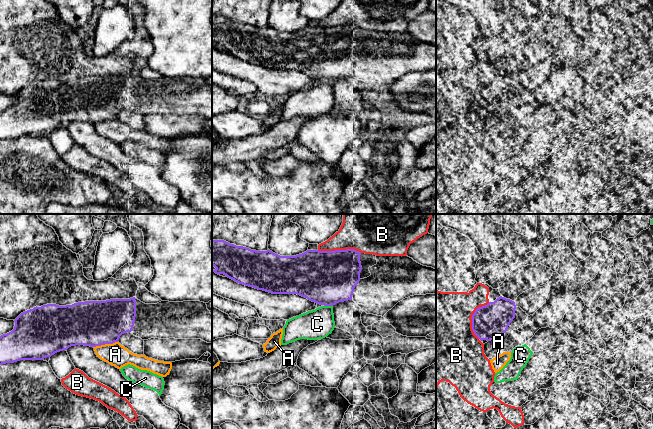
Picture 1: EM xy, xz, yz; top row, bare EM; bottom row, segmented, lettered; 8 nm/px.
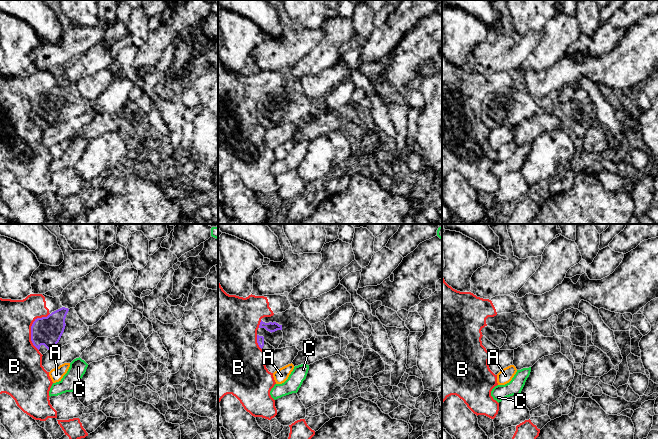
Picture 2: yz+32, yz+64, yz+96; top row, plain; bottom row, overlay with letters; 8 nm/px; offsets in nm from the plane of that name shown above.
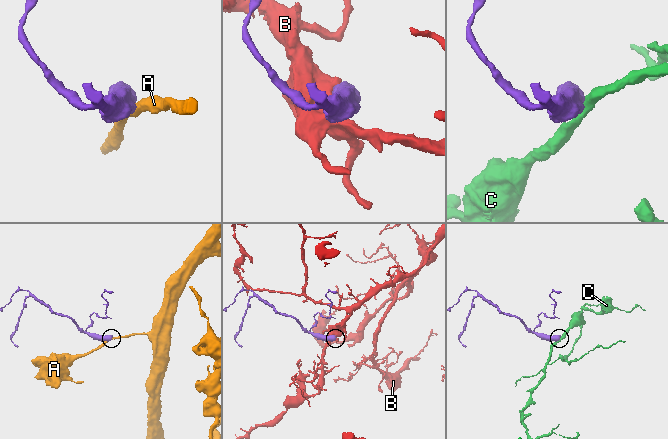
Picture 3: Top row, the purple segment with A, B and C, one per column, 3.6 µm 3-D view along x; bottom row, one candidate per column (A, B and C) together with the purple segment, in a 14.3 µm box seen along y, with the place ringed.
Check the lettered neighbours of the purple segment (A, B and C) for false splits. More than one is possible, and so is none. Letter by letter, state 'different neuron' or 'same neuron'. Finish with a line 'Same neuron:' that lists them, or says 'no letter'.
A: different neuron
B: different neuron
C: different neuron
Same neuron: no letter

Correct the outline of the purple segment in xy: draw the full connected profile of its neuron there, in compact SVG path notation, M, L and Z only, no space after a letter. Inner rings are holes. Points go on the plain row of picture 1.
M133 73L66 82L47 80L21 89L14 97L14 105L0 112L0 141L20 136L43 136L76 121L96 123L113 120L127 108L142 116L201 115L212 119L212 90L206 79L200 77L145 80Z

